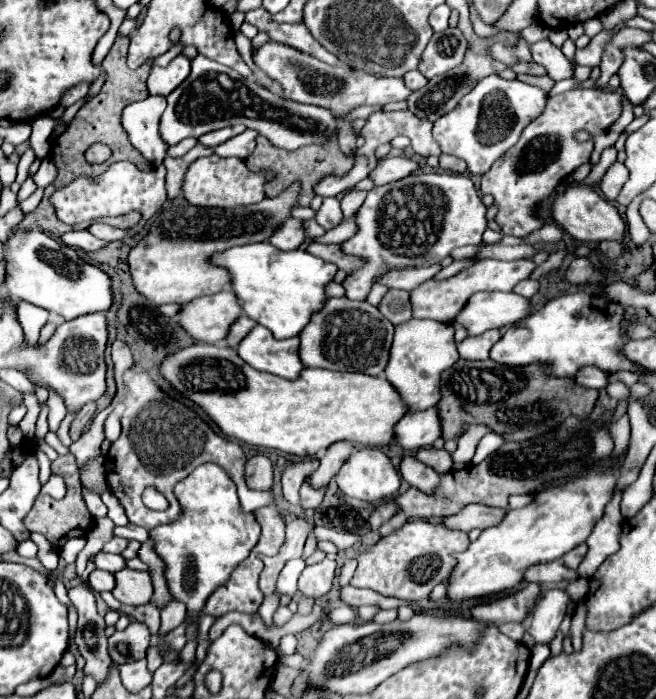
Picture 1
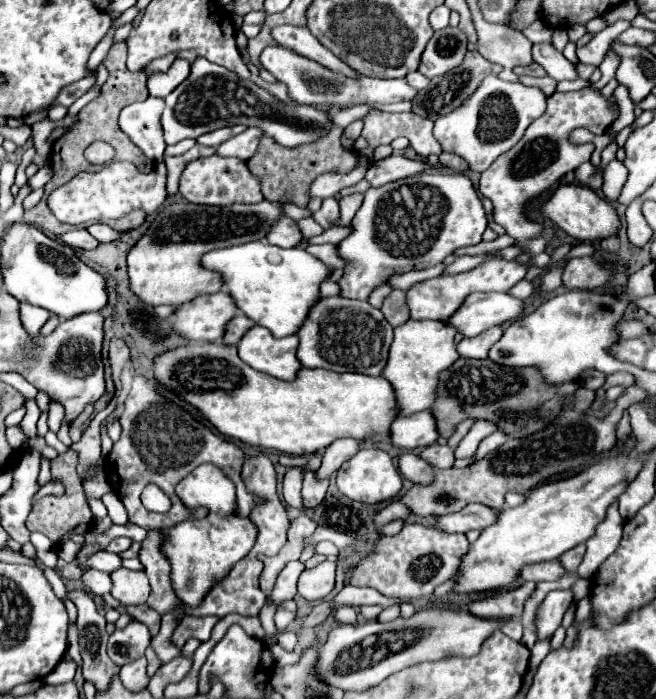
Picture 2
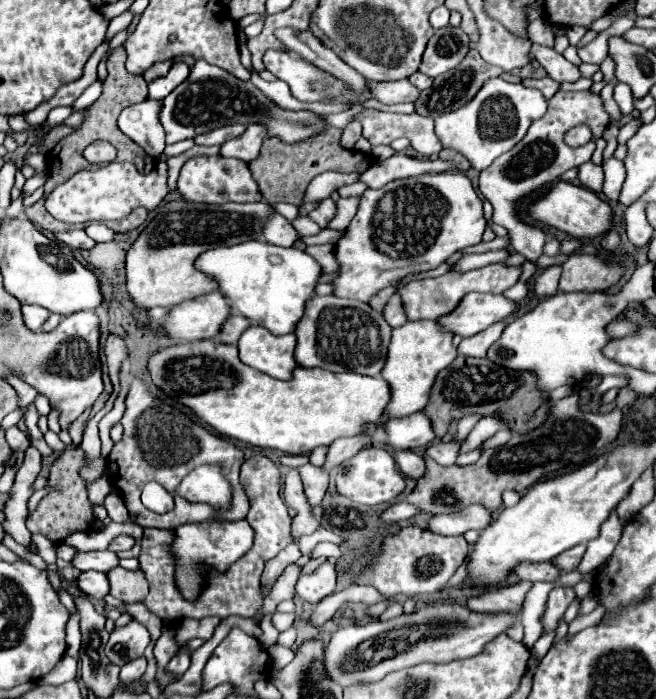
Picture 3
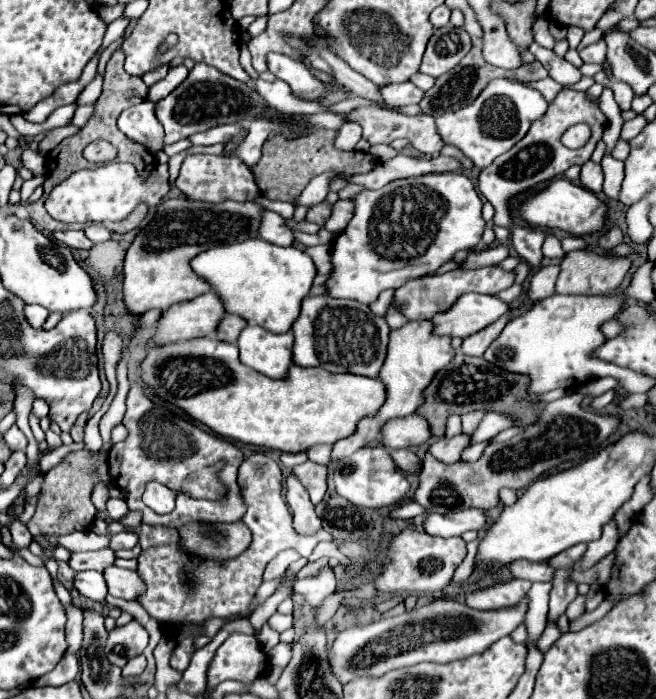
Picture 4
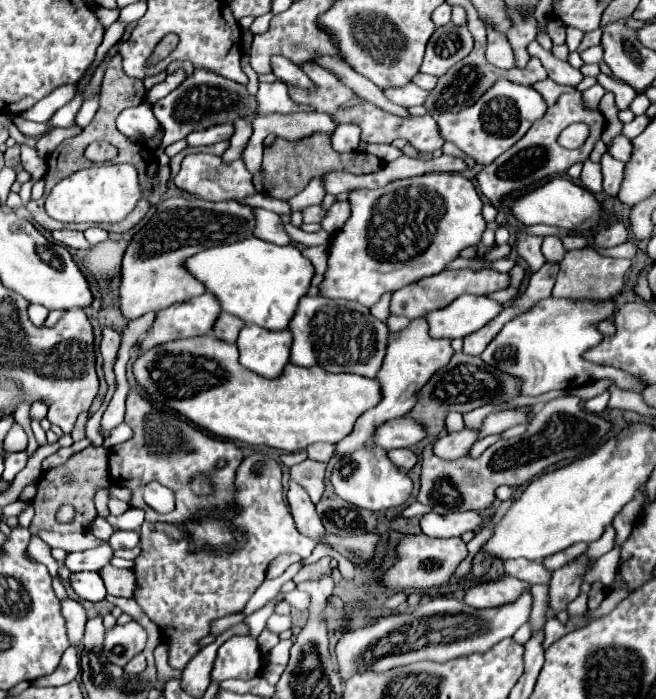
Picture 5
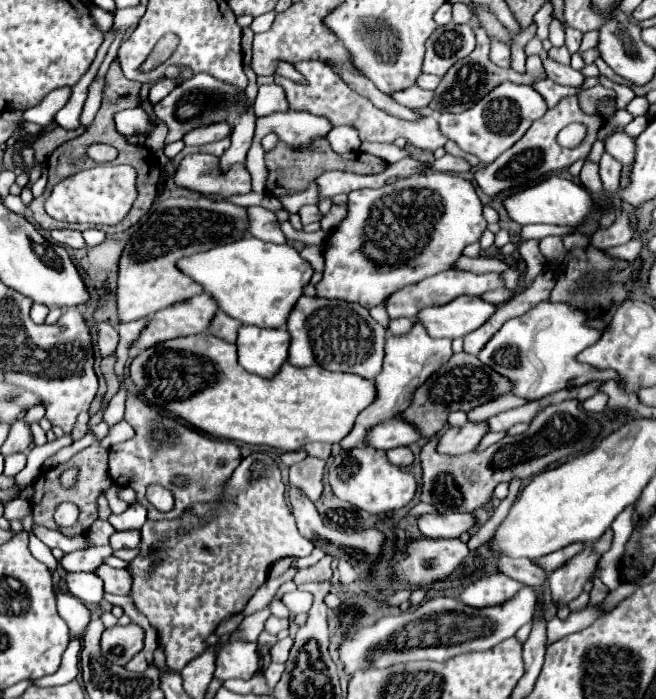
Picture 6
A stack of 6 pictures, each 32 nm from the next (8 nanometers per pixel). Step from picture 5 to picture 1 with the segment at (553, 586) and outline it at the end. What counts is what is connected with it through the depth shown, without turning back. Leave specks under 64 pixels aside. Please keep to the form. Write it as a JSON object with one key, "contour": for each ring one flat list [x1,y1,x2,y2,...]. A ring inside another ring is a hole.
{"contour":[[550,590,544,598,536,604,534,614,530,618,530,636,536,644,550,644,558,632,558,626,564,618,568,594,564,590]]}

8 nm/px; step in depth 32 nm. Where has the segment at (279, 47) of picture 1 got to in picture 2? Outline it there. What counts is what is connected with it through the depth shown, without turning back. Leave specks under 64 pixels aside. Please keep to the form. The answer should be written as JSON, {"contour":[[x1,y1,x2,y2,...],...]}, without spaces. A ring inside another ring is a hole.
{"contour":[[280,44,268,46,264,48,264,52,260,52,260,66,268,70,278,82,286,84,288,96,298,104,324,104,330,108,346,110,356,104,388,104,412,100,416,96,416,90,410,88,404,78,382,80,360,76,360,80,348,80,348,76,340,76,340,72,332,72,330,68,316,64,316,60,308,60,306,56,300,56,298,52,292,52,290,48,284,48]]}

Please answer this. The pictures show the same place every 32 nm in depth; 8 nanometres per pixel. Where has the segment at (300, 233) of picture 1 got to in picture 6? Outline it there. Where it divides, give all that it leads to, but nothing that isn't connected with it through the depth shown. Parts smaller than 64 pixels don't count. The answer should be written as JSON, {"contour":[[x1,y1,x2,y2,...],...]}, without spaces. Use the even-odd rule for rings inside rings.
{"contour":[[252,206,248,208,250,214,250,234,256,236,258,240,264,242,274,242,274,244,286,244,286,236,280,230,278,218,274,212,260,208,260,206]]}

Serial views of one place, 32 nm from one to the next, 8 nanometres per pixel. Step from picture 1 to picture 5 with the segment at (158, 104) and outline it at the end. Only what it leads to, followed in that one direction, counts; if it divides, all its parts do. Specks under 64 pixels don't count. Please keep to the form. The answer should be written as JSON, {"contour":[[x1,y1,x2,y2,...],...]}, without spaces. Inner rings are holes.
{"contour":[[142,102,134,108,126,108,124,112,120,112,116,124,124,136,144,144,148,144,152,138,160,136,162,132,160,122,152,114,152,104,148,102]]}

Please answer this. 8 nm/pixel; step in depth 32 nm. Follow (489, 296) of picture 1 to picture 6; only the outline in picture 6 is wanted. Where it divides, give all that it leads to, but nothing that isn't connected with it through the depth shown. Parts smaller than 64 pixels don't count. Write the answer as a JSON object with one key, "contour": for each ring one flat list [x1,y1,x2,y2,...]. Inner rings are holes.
{"contour":[[458,296,450,304,438,308,424,308,418,320,426,326,432,338,464,338,472,330,480,328,494,312,496,304,490,304,478,296]]}

